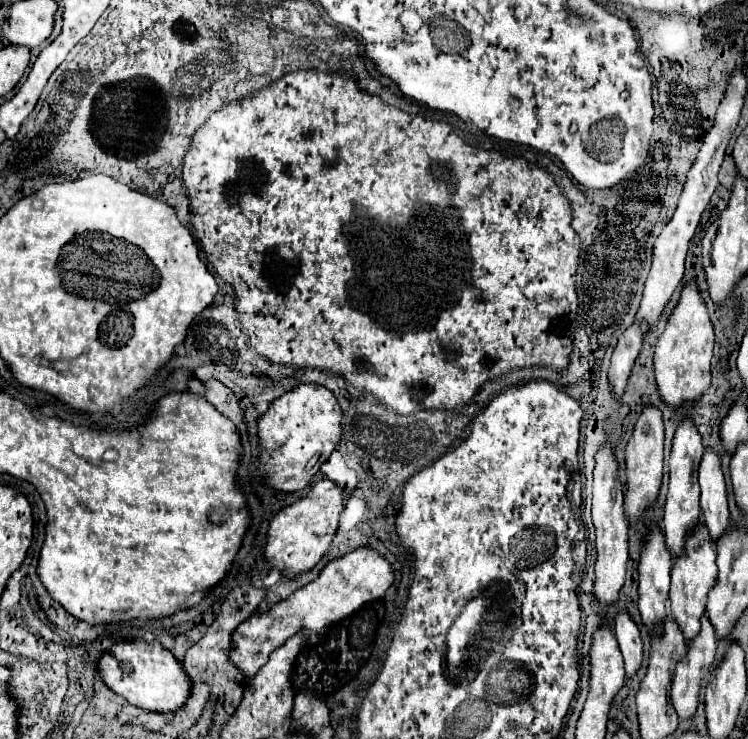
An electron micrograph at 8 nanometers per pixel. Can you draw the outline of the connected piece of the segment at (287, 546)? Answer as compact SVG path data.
M323 479L317 481L307 497L295 501L293 505L283 507L269 523L267 531L267 545L265 545L265 559L269 567L279 569L281 573L305 573L313 569L325 551L331 547L337 525L339 525L339 515L345 509L347 501L351 495L347 495L341 487L337 487L333 481Z

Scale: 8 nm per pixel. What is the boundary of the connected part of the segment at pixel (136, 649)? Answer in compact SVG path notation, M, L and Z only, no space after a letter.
M129 639L117 643L109 651L101 653L95 669L111 691L115 691L117 695L125 697L131 705L141 707L145 711L173 713L189 699L189 677L185 675L181 663L173 657L173 653L167 651L159 641L149 643L145 639Z

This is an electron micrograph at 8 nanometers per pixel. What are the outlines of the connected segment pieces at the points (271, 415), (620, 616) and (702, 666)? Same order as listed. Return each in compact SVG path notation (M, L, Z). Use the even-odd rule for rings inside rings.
M315 383L297 385L293 391L271 401L269 411L263 417L259 417L259 421L257 421L257 437L259 437L259 471L257 471L257 475L265 483L265 487L281 491L281 493L301 491L309 485L309 479L317 473L321 461L325 461L335 451L335 447L341 439L341 407L337 405L337 399L333 397L333 393L327 391L325 387L315 385ZM315 453L321 453L321 459L313 469L307 471L305 465Z
M617 613L613 629L615 629L615 639L619 643L619 649L623 653L625 671L627 675L635 675L643 657L643 643L641 643L639 627L635 625L629 613Z
M701 617L701 631L695 639L687 643L685 659L677 661L673 683L671 683L671 703L681 719L691 719L697 703L699 703L699 689L703 679L711 673L713 657L717 649L717 635L709 617Z

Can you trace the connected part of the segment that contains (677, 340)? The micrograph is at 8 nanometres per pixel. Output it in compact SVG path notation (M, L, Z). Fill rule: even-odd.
M691 279L685 283L677 307L671 311L665 331L659 335L655 345L655 377L659 385L661 399L669 407L691 405L697 397L705 393L711 383L711 357L713 357L713 323L707 313L707 305L699 295L697 281Z

